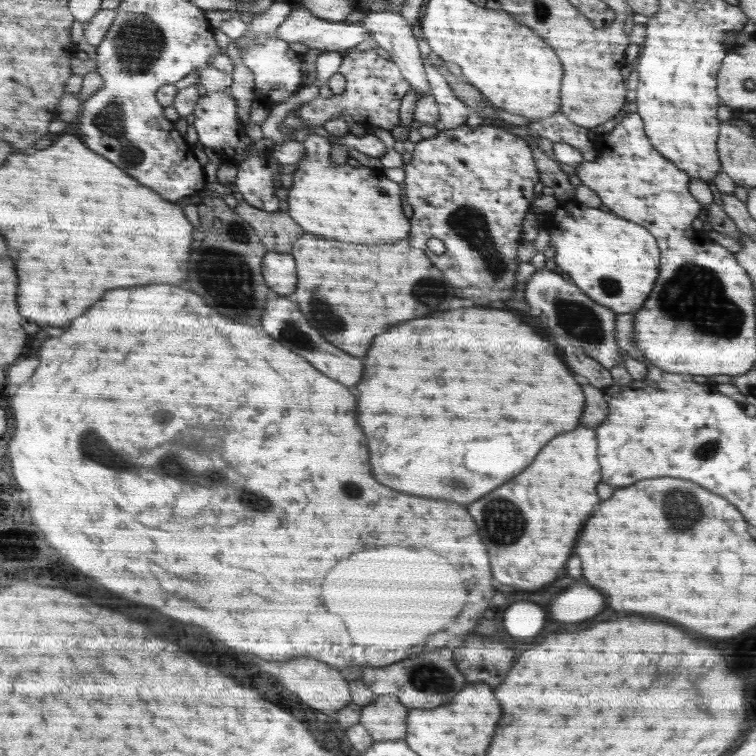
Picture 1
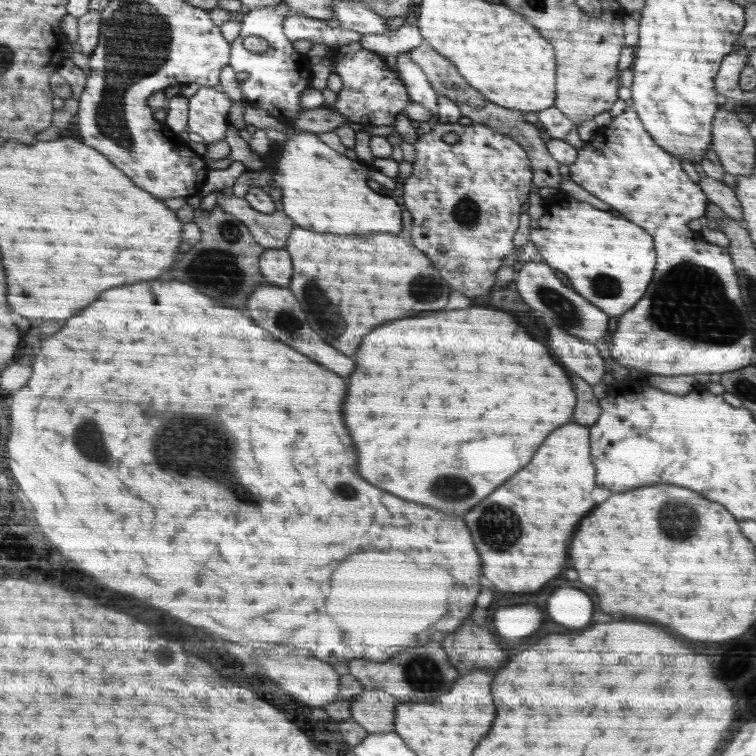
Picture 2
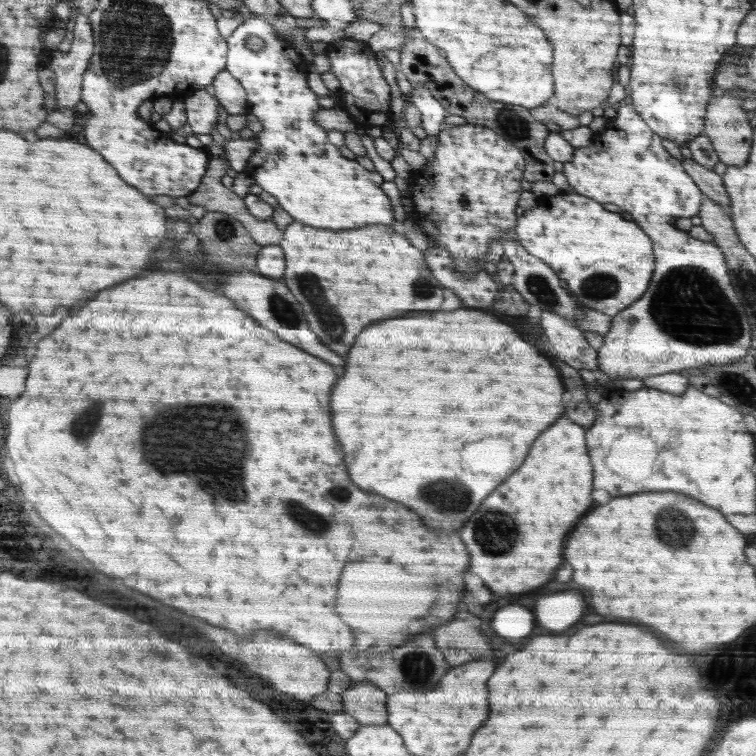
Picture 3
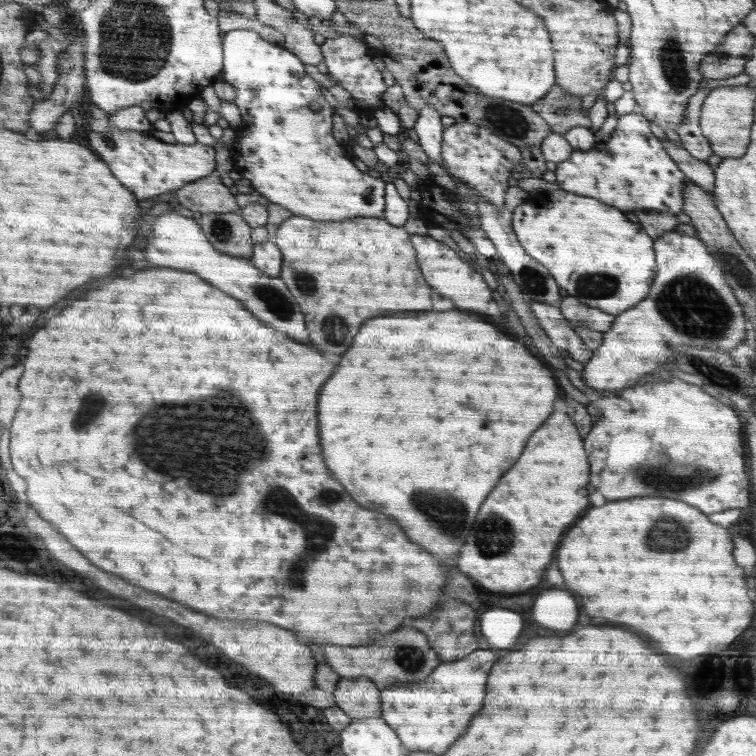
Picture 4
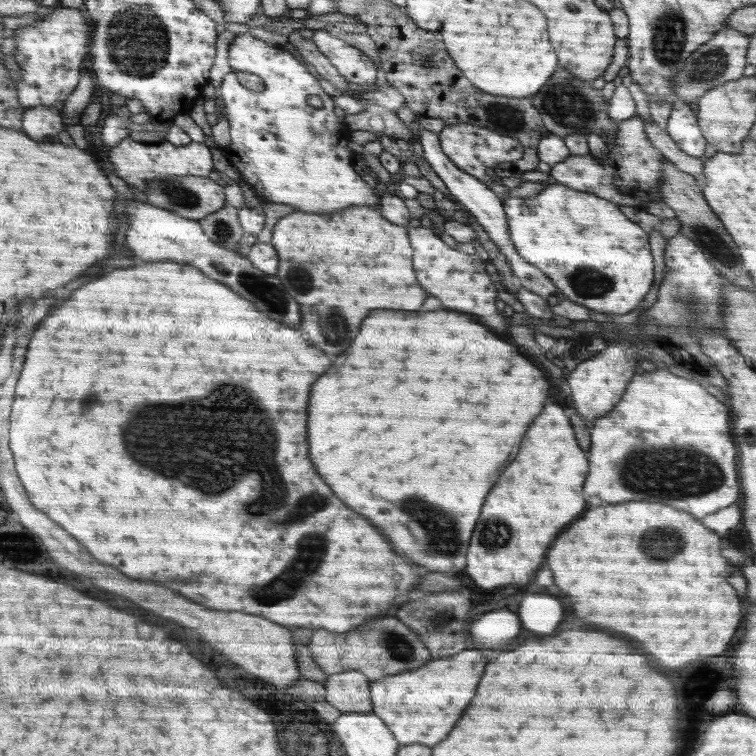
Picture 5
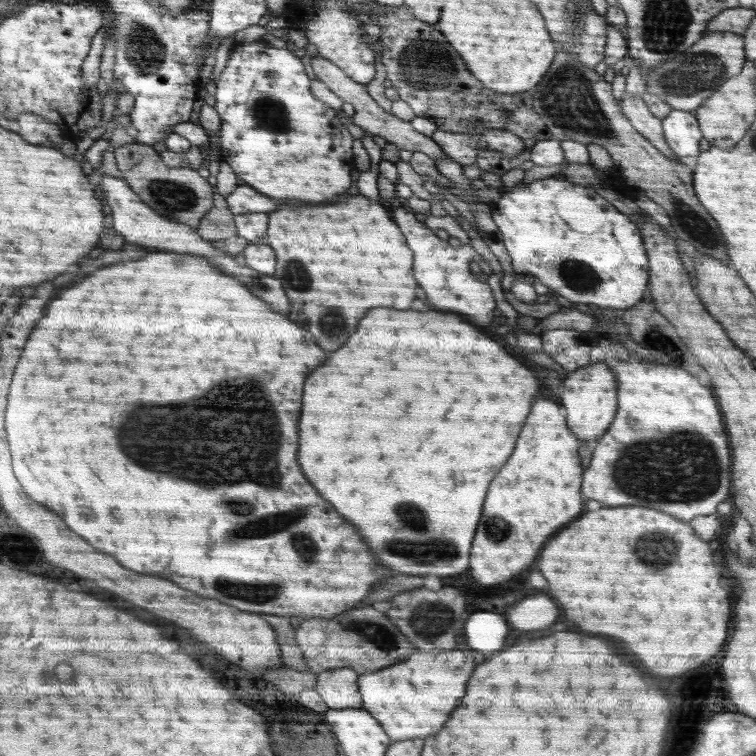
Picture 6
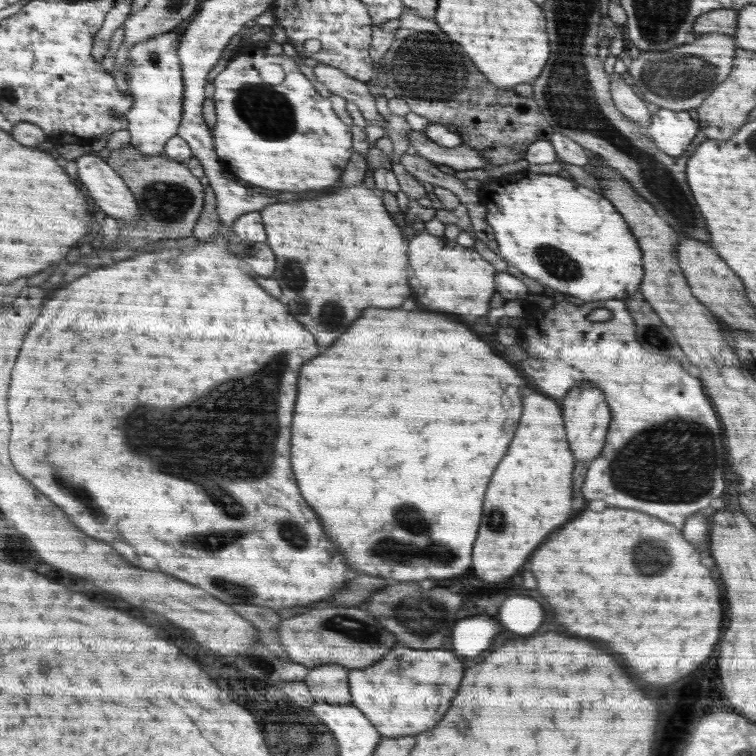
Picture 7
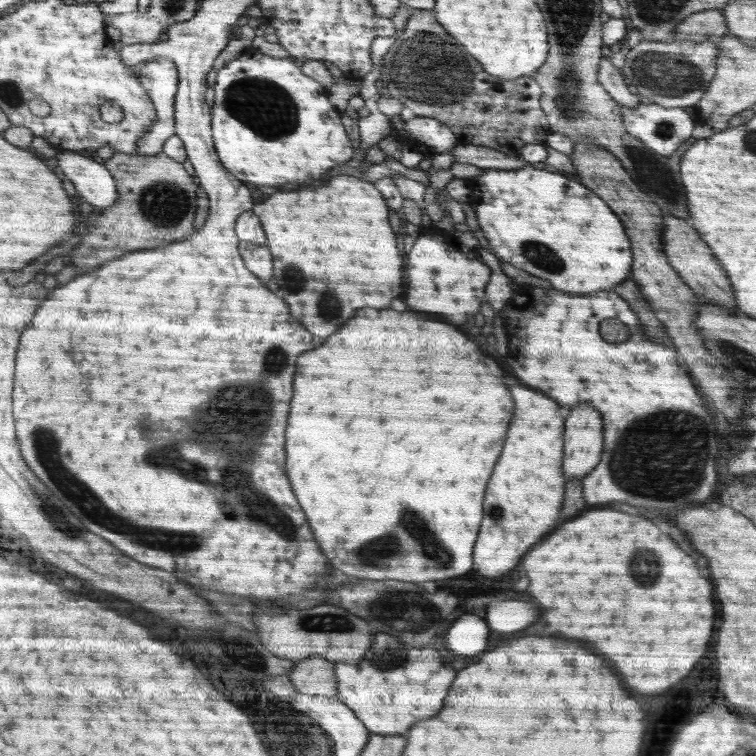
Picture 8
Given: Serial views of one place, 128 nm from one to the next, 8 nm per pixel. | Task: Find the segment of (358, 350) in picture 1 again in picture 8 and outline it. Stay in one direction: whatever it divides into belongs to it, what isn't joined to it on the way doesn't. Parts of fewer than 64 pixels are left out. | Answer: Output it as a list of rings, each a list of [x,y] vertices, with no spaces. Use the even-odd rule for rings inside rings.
[[[346,175],[336,176],[318,188],[272,194],[264,202],[256,200],[256,208],[251,208],[264,226],[272,256],[276,256],[274,280],[284,294],[284,300],[292,304],[292,316],[296,316],[296,320],[302,320],[304,316],[304,328],[308,328],[308,332],[316,332],[316,340],[320,340],[320,344],[324,344],[330,334],[350,320],[358,308],[388,308],[390,302],[402,294],[402,256],[396,236],[388,224],[390,212],[384,199],[370,181]]]

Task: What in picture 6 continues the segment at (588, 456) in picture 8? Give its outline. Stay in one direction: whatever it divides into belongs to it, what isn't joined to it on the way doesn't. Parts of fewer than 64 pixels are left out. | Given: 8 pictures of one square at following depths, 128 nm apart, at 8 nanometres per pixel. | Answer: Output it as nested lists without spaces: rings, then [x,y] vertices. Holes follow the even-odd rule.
[[[606,363],[582,367],[564,378],[561,402],[567,408],[567,425],[576,432],[576,438],[584,443],[596,444],[606,434],[615,420],[618,403],[618,380],[615,372]]]

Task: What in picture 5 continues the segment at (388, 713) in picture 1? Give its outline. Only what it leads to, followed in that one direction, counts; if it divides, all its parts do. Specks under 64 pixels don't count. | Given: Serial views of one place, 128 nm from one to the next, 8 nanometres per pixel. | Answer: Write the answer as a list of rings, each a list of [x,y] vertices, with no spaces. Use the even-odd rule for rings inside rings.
[[[346,670],[327,675],[324,686],[325,701],[341,713],[374,712],[370,680],[363,672]]]

